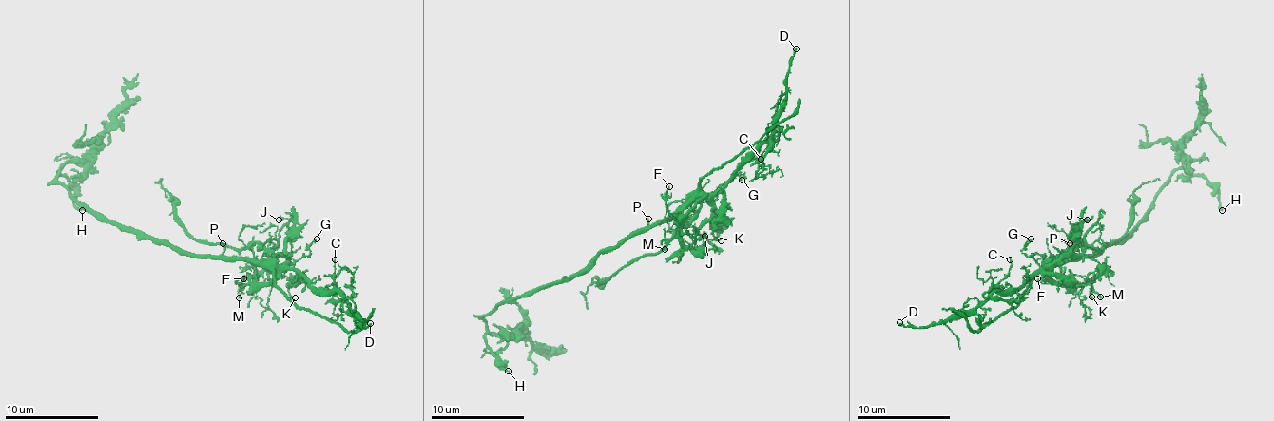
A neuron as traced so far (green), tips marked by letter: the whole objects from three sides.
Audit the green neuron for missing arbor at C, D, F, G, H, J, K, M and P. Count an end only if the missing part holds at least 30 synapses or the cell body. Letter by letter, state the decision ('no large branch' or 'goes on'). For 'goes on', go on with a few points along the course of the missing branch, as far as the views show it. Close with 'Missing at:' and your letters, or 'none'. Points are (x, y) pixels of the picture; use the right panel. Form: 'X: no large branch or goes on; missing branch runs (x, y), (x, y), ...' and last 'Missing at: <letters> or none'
C: no large branch
D: no large branch
F: no large branch
G: no large branch
H: no large branch
J: no large branch
K: no large branch
M: no large branch
P: no large branch
Missing at: none

